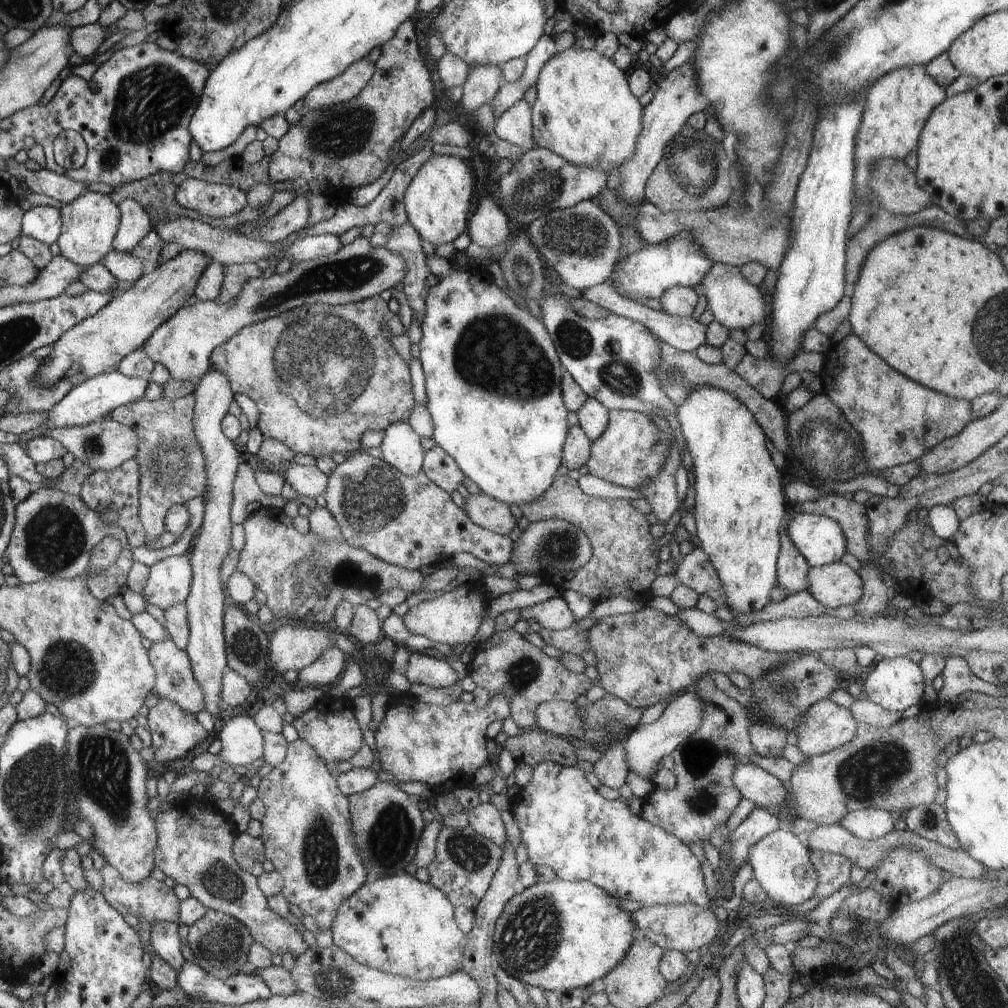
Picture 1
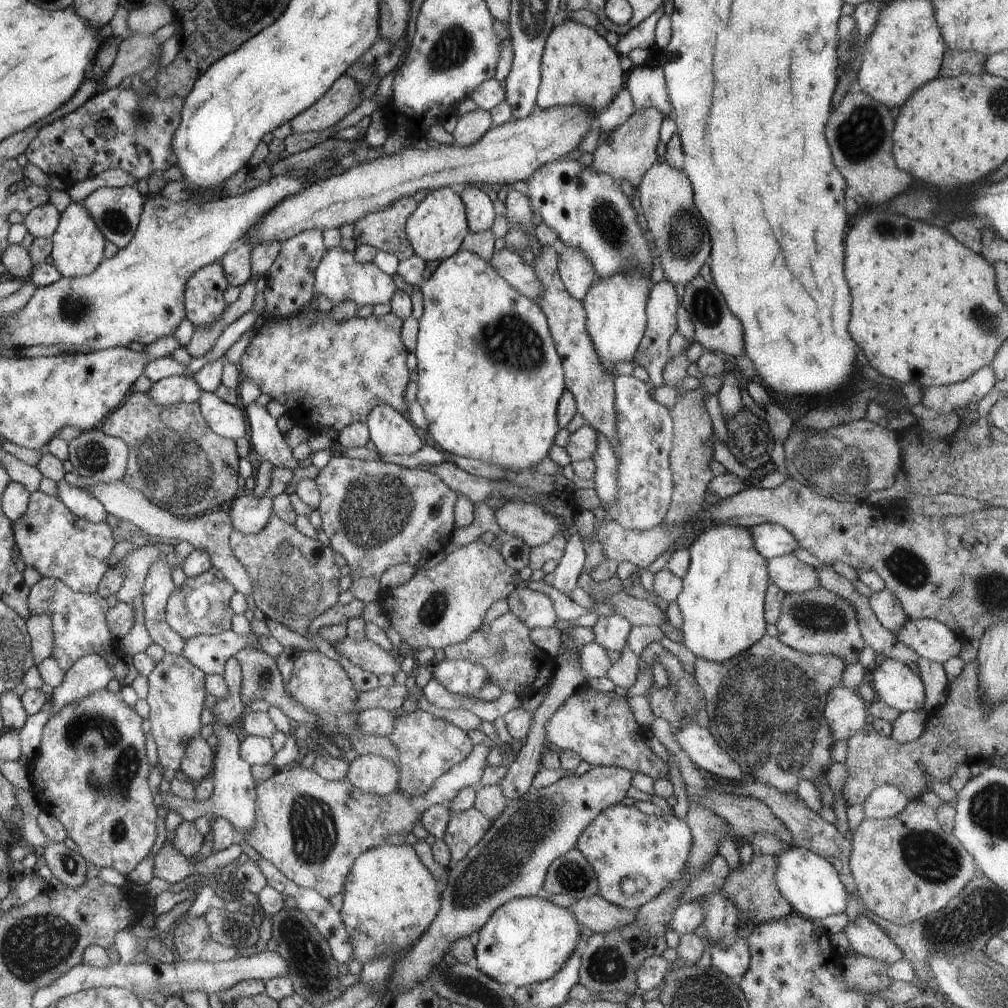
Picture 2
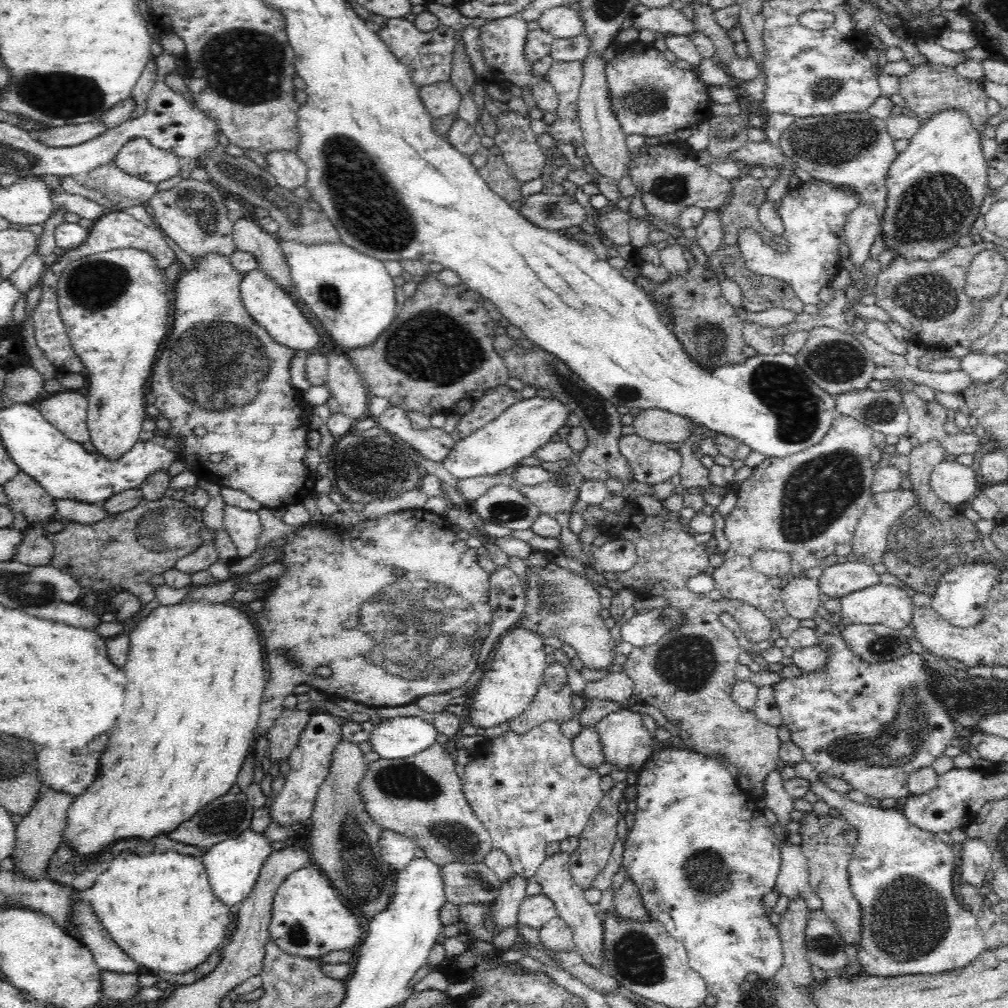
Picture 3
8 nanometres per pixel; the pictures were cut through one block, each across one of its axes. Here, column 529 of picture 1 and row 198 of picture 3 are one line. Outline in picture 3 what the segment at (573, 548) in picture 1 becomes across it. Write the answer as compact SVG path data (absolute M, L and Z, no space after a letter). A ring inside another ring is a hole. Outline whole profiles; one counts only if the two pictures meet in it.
M546 192L522 198L522 206L518 212L528 222L550 232L562 232L562 228L568 230L572 226L582 226L586 218L584 206L578 204L574 196L554 196Z

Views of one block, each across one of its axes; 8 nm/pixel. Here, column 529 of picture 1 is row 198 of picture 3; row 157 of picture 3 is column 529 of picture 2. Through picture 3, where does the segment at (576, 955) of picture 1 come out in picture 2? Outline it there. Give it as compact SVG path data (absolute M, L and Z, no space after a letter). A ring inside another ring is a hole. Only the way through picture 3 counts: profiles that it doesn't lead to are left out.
M539 896L509 900L499 910L491 912L487 924L477 930L477 968L495 982L505 984L507 990L547 982L561 970L563 962L577 948L577 942L583 942L579 930L577 918L567 908L557 908Z

